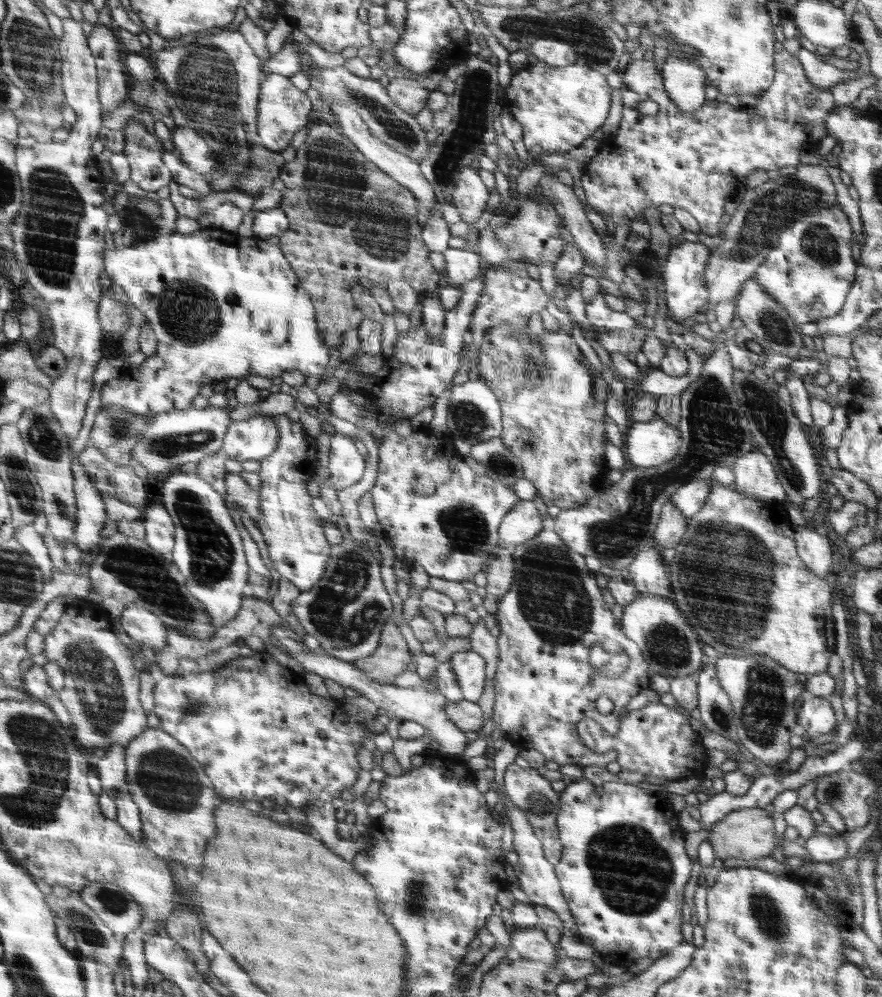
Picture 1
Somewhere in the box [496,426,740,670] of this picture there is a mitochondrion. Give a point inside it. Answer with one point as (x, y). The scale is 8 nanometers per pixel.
(553, 598)

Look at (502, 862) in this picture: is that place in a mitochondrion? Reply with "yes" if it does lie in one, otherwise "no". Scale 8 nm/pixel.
no

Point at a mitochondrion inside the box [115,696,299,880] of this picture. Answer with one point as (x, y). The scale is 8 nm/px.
(168, 780)

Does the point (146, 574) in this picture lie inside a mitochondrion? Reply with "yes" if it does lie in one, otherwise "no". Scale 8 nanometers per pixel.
yes

